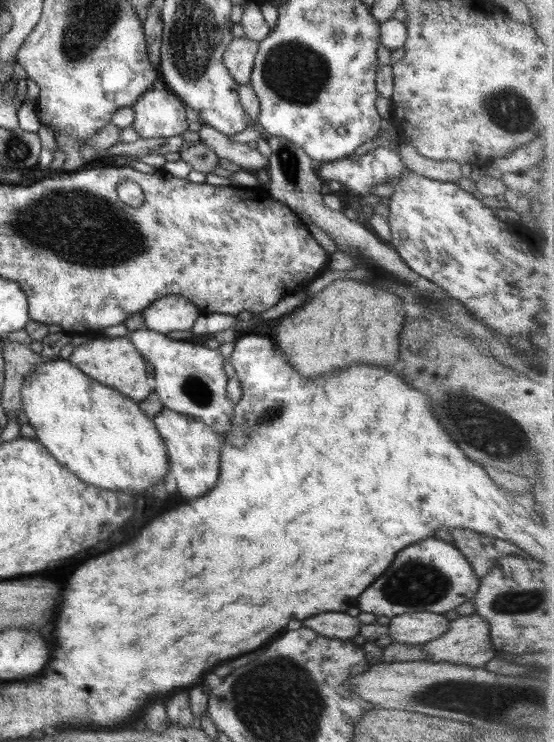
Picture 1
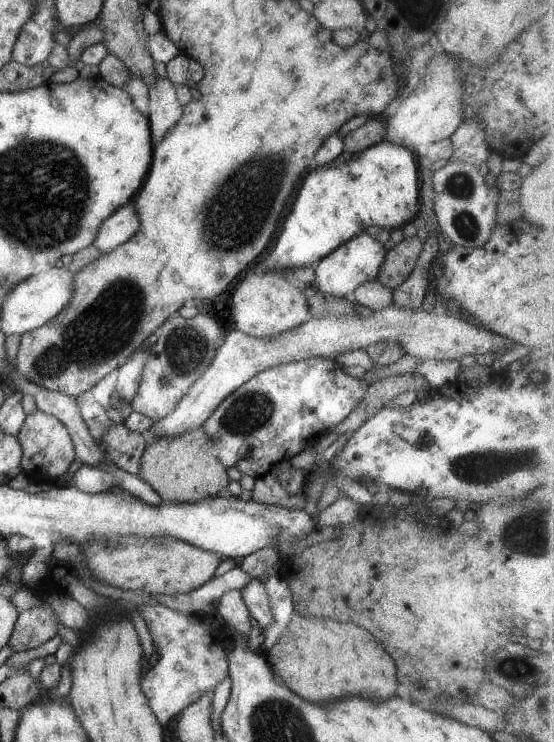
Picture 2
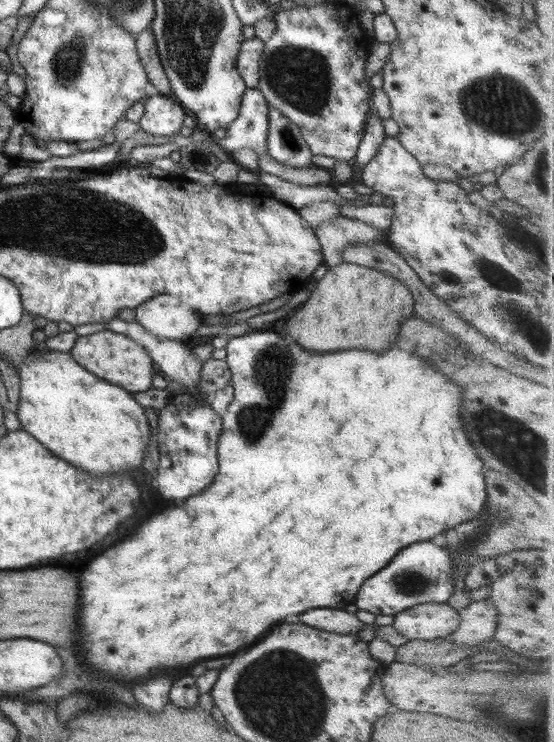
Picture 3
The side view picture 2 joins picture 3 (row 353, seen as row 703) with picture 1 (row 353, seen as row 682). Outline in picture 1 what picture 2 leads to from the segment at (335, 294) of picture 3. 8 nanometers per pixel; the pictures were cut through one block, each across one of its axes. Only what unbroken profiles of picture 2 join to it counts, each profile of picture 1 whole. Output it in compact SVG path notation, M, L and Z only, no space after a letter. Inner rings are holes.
M333 280L278 324L274 342L306 378L358 362L399 369L399 334L407 314L405 302L392 293L359 280Z

